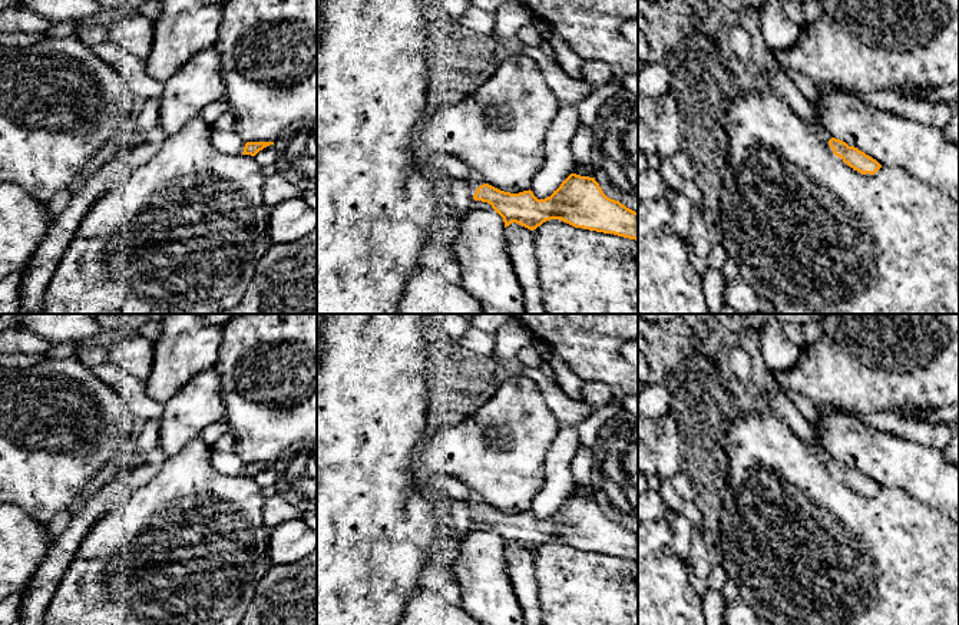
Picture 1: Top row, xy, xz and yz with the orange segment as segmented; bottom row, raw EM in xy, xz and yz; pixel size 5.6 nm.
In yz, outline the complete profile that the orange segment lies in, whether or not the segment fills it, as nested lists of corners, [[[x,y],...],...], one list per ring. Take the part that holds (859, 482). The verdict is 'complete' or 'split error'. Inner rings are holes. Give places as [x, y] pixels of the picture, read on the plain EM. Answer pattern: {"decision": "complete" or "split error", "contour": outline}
{"decision": "split error", "contour": [[[831,459],[826,464],[826,470],[830,476],[833,476],[837,480],[841,480],[850,489],[866,497],[874,496],[882,489],[882,486],[876,480],[873,480],[872,477],[866,476],[854,467],[849,467],[846,463],[840,460]]]}

